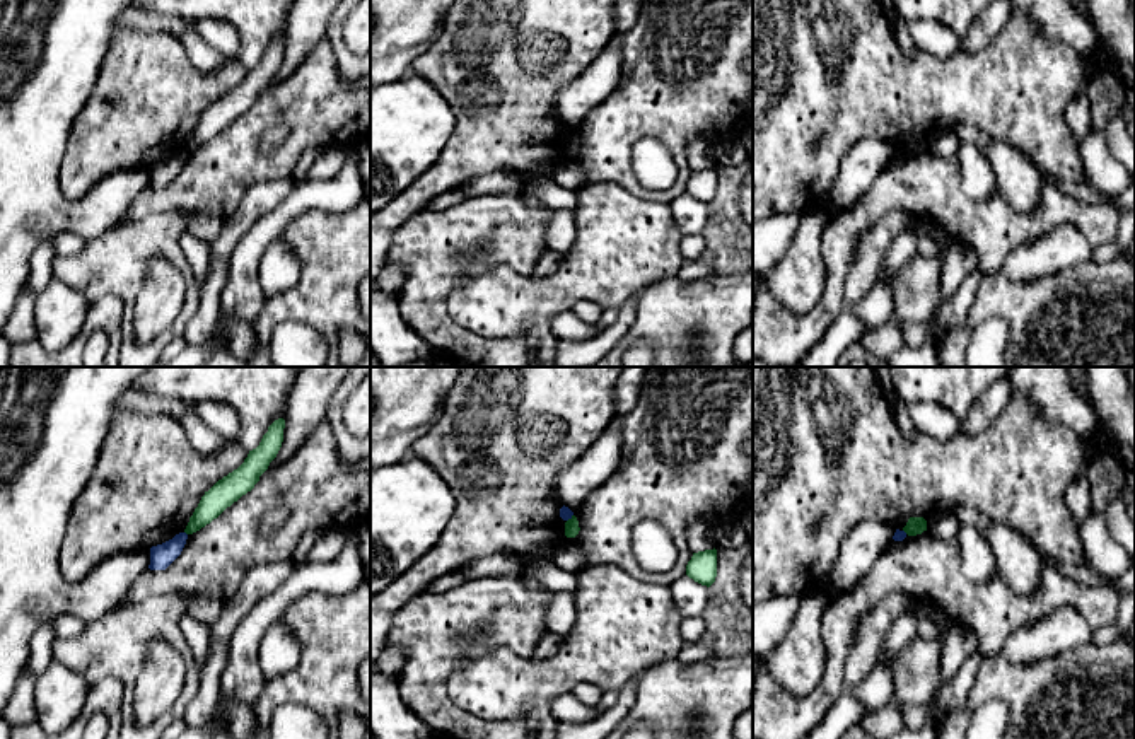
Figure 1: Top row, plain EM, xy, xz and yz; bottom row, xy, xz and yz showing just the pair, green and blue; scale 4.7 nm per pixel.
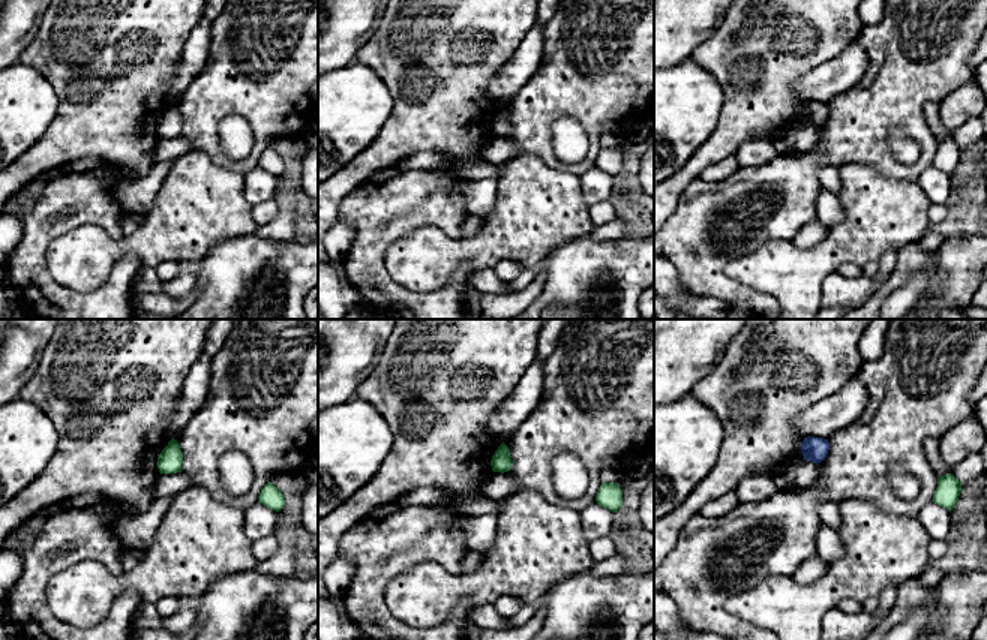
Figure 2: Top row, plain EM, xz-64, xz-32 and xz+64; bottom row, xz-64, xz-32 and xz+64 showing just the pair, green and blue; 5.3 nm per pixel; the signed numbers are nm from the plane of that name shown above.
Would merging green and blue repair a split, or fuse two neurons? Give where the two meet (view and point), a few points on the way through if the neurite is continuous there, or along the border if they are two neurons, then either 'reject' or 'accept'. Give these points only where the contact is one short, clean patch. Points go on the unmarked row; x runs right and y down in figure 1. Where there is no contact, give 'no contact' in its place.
contact xz (572, 135); border xz (572, 132), (567, 139); reject

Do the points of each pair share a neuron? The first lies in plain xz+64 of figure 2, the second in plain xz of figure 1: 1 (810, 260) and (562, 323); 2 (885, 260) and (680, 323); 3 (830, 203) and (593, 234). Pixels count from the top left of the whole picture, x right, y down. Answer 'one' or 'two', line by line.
1: two
2: two
3: two

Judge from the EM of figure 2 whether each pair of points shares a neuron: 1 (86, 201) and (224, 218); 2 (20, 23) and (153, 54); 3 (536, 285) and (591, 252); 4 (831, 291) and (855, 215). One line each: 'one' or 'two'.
1: two
2: two
3: two
4: two

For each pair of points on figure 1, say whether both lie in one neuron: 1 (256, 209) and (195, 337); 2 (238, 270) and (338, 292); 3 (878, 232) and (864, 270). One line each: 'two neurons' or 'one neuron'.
1: one neuron
2: two neurons
3: one neuron

